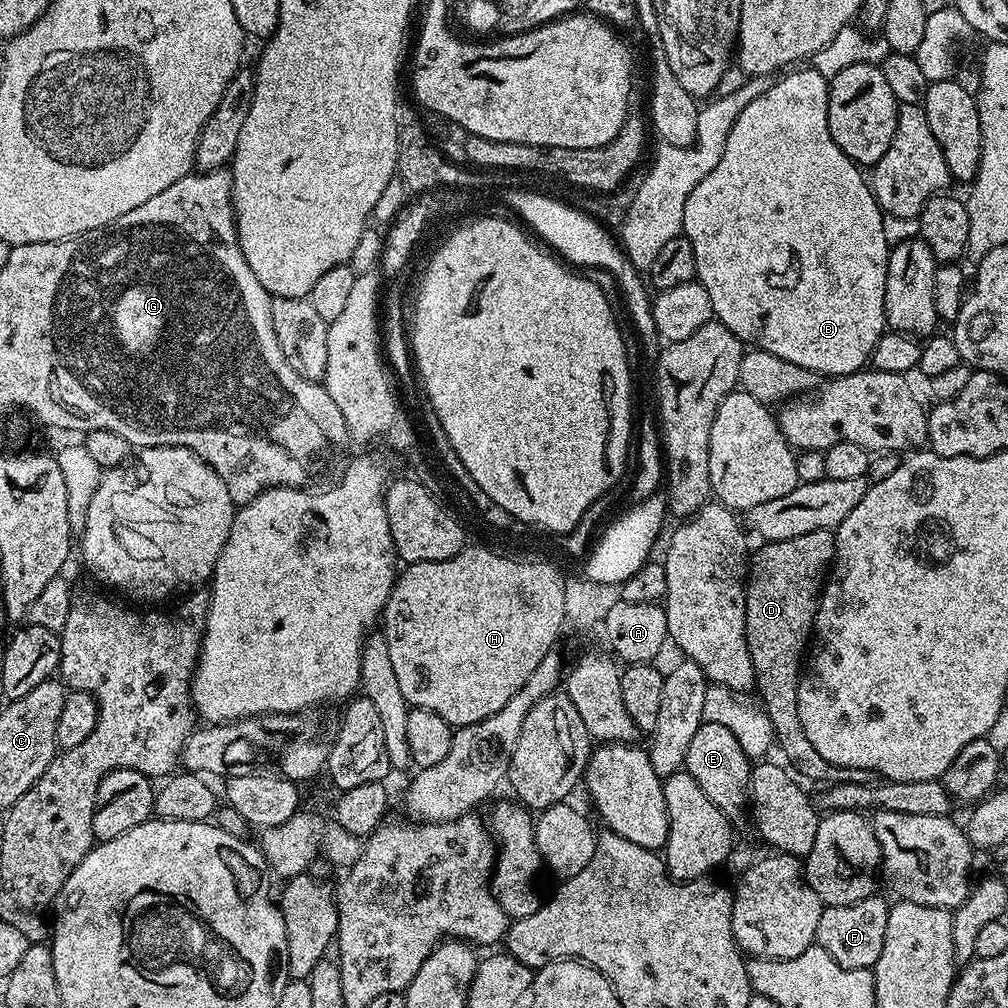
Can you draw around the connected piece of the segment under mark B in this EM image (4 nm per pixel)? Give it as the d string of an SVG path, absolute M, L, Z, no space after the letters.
M810 66L804 68L801 72L789 71L789 76L781 75L774 86L770 86L770 90L766 90L766 94L758 94L758 98L754 98L754 102L750 102L750 106L746 106L746 110L742 110L742 114L738 114L738 122L734 122L734 130L730 130L730 138L726 138L726 150L722 150L722 158L718 162L718 166L714 166L714 170L710 170L710 174L706 174L706 178L702 178L702 182L698 182L698 186L694 186L694 190L690 194L690 198L686 198L686 210L684 211L684 231L683 235L690 242L690 246L694 246L694 262L696 263L695 279L706 290L706 294L710 294L710 302L712 303L712 314L715 319L724 324L736 335L745 345L755 345L759 351L769 352L778 358L782 358L786 362L794 362L794 366L802 366L806 370L819 374L824 378L835 378L845 376L851 372L861 371L871 361L872 351L875 350L877 342L886 331L884 322L884 283L886 282L886 270L888 269L888 254L890 251L890 239L884 233L885 213L880 211L878 202L872 193L871 183L866 179L861 169L846 154L842 154L840 147L834 142L834 138L828 129L828 86L829 77L818 74Z

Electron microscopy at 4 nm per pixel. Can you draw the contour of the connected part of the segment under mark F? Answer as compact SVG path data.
M880 894L862 898L862 902L854 902L850 906L826 906L822 910L822 918L818 918L815 947L826 950L826 954L830 954L830 958L843 968L875 968L878 954L882 954L882 942L886 942L889 907L889 901L884 901Z

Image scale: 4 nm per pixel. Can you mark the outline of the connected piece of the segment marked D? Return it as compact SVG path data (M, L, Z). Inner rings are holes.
M810 530L810 534L798 534L798 538L769 540L759 546L757 552L755 549L751 553L746 583L746 642L754 662L754 688L757 693L760 691L759 703L772 723L775 747L778 752L780 748L797 777L805 776L819 786L841 783L845 769L835 768L814 750L806 730L802 730L802 718L798 718L802 665L814 631L820 593L836 558L835 531Z

